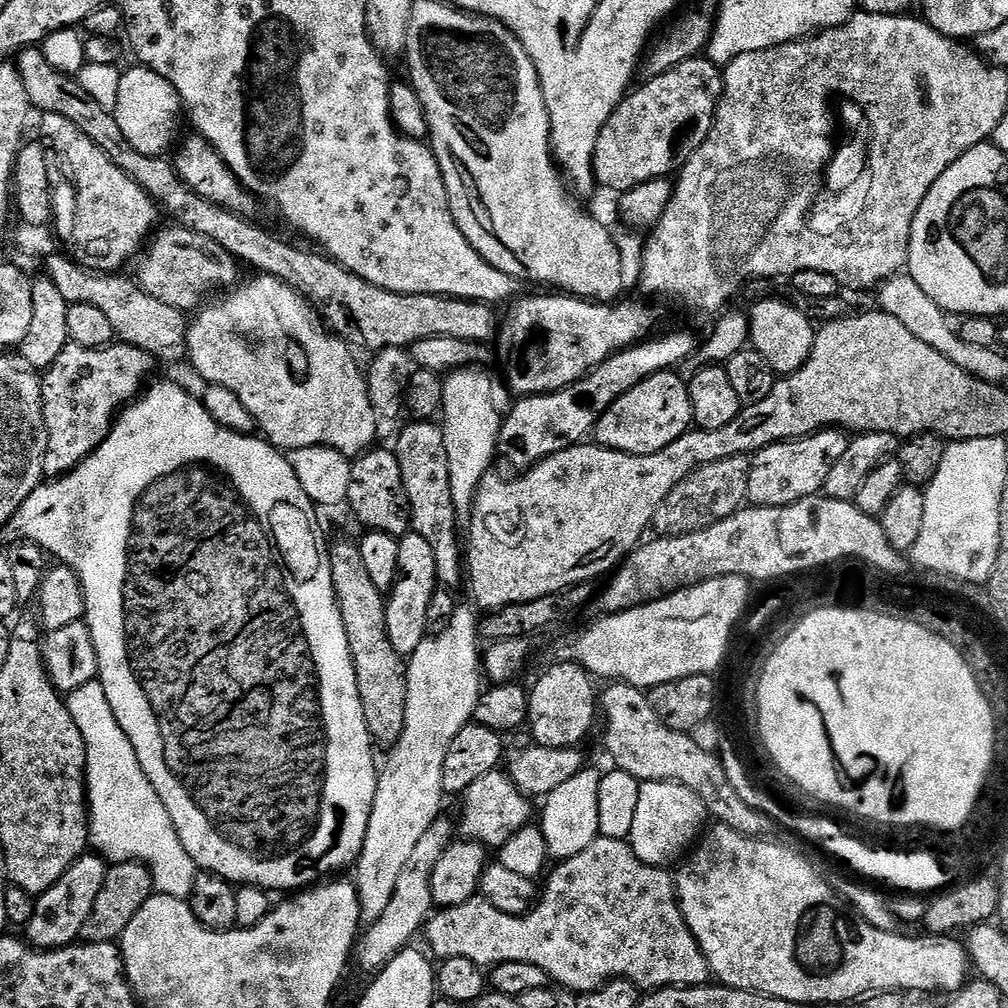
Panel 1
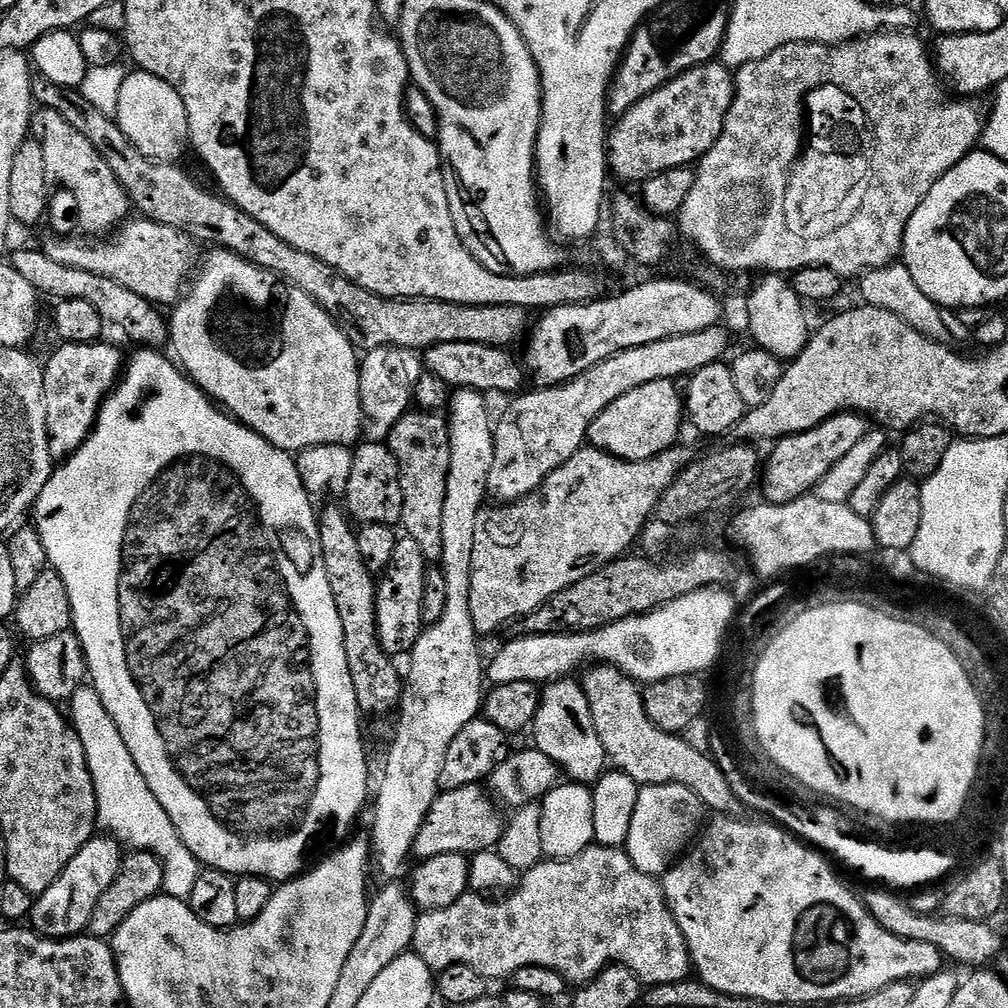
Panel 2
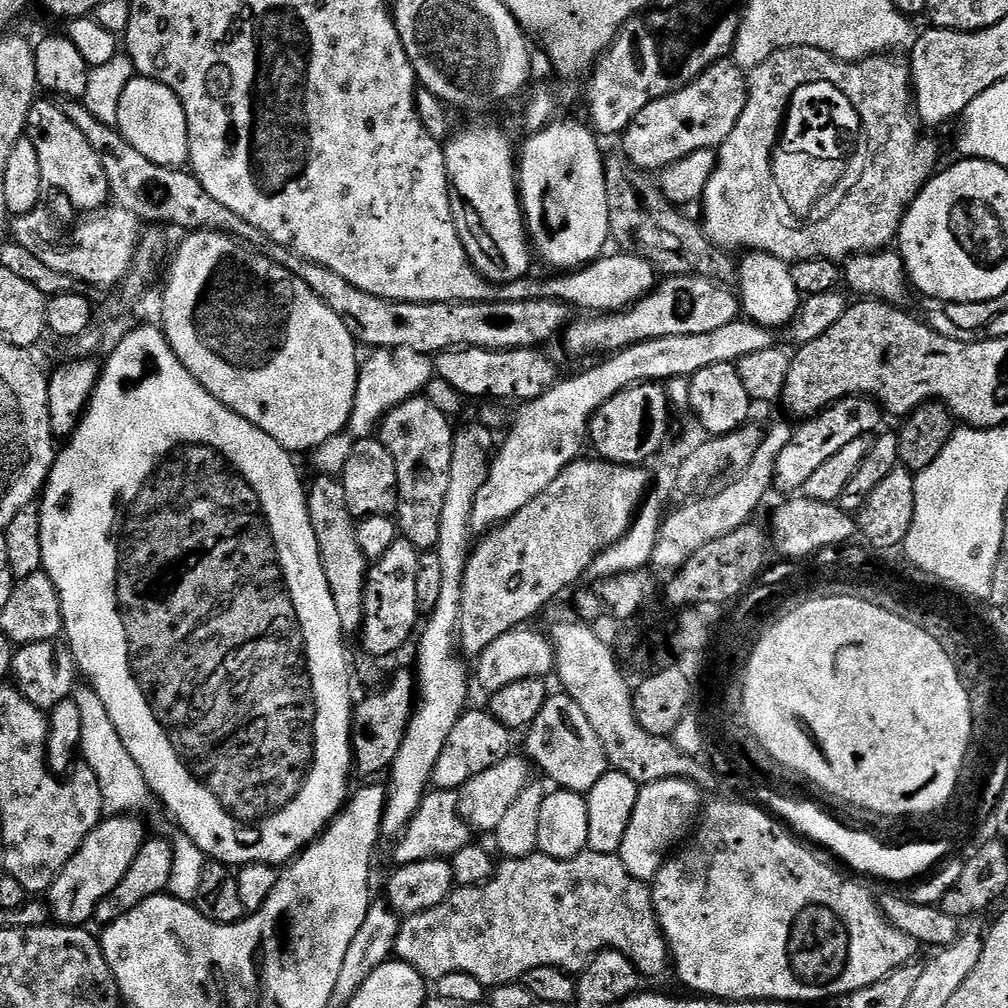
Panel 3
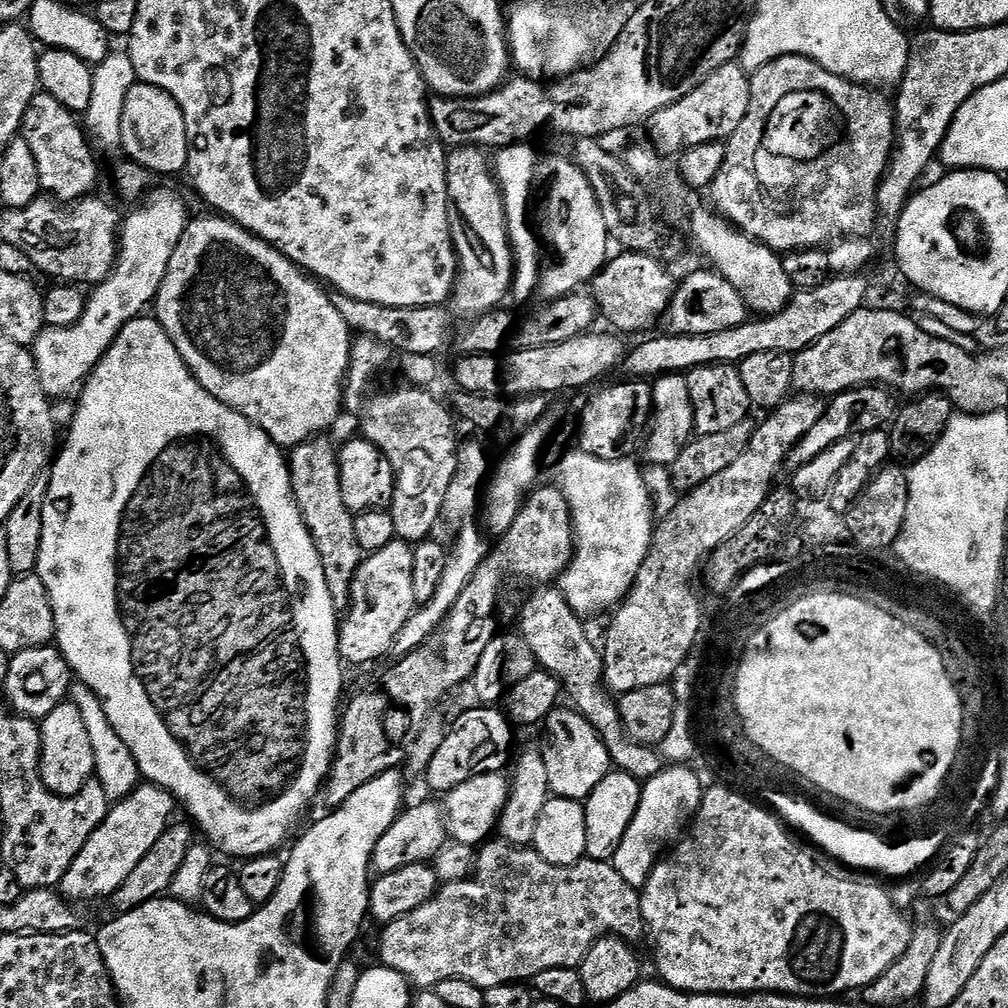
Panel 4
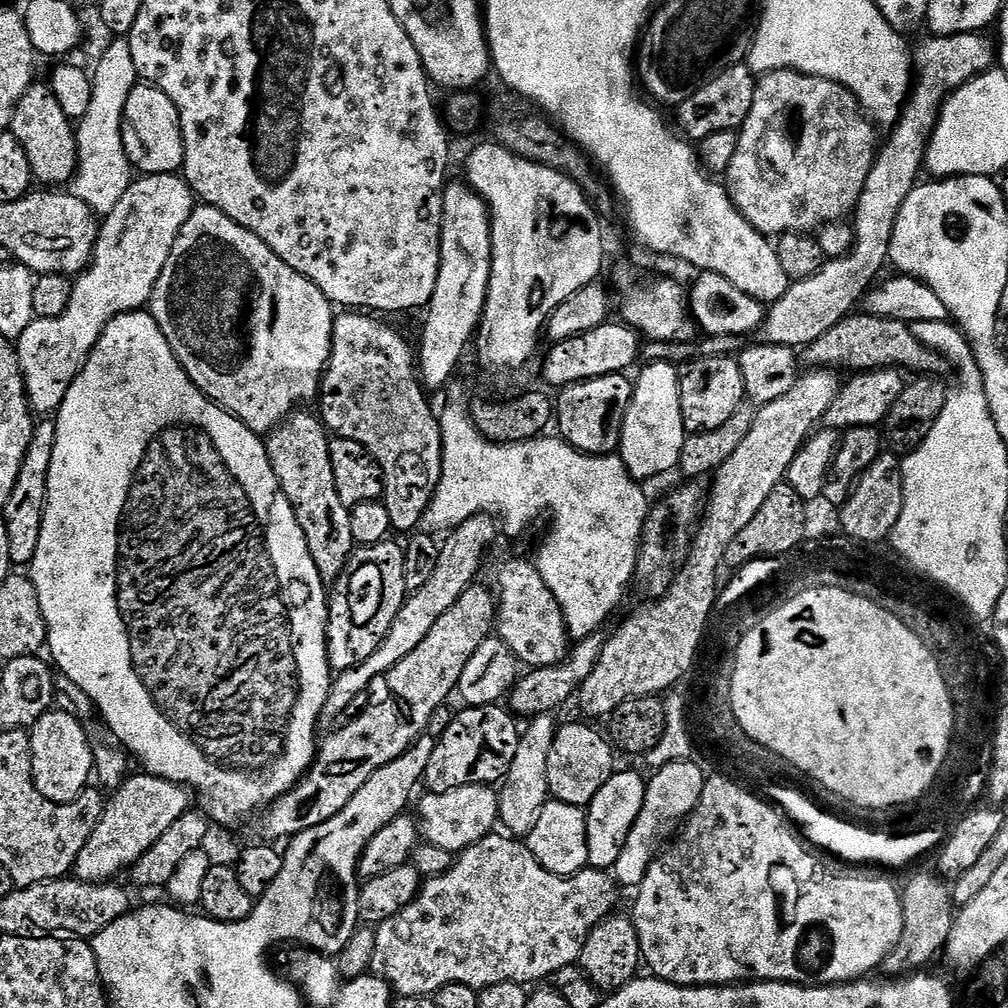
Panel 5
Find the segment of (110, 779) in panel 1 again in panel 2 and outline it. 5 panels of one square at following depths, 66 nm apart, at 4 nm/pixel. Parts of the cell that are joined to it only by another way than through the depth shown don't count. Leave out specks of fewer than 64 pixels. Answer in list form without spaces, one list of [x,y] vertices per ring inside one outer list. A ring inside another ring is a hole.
[[[82,686],[76,691],[75,704],[74,727],[82,738],[90,774],[94,778],[99,827],[121,845],[129,844],[129,849],[153,852],[164,867],[163,891],[176,900],[187,902],[190,894],[194,894],[194,882],[198,882],[202,871],[200,861],[194,858],[194,854],[190,854],[190,850],[186,850],[186,842],[182,842],[174,822],[170,822],[170,814],[162,810],[162,802],[158,802],[150,786],[146,786],[142,770],[138,770],[134,758],[130,758],[126,742],[122,742],[122,734],[118,734],[118,726],[114,726],[114,718],[110,718],[106,706],[102,706],[102,698],[95,688]]]

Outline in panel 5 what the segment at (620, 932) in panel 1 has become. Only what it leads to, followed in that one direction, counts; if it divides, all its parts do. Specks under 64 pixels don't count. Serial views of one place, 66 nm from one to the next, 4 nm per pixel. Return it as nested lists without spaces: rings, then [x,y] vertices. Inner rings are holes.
[[[493,834],[474,842],[474,846],[465,848],[463,852],[455,857],[453,864],[441,876],[427,877],[421,883],[420,892],[412,901],[410,906],[398,910],[394,918],[382,922],[375,929],[376,941],[374,942],[374,954],[371,965],[371,975],[378,976],[388,981],[393,993],[397,997],[402,996],[432,996],[442,986],[447,984],[465,984],[477,990],[486,986],[494,986],[494,982],[518,982],[525,986],[532,986],[535,980],[547,981],[562,966],[570,966],[579,961],[582,950],[586,946],[586,938],[590,938],[592,931],[600,923],[617,911],[616,903],[622,895],[615,879],[607,871],[584,867],[573,876],[559,876],[551,873],[540,865],[531,853],[527,843],[523,839],[513,838],[508,834]]]

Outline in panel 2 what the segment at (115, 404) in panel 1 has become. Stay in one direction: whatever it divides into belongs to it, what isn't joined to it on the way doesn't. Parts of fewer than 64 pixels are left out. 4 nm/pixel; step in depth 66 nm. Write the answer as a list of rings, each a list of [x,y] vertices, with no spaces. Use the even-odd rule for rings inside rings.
[[[95,342],[90,344],[61,343],[60,349],[49,358],[48,364],[43,365],[44,393],[46,394],[46,430],[50,442],[50,454],[53,461],[63,462],[73,452],[84,445],[92,432],[96,420],[100,416],[100,408],[105,400],[112,394],[122,376],[122,369],[126,364],[126,356],[123,356],[112,344]]]

